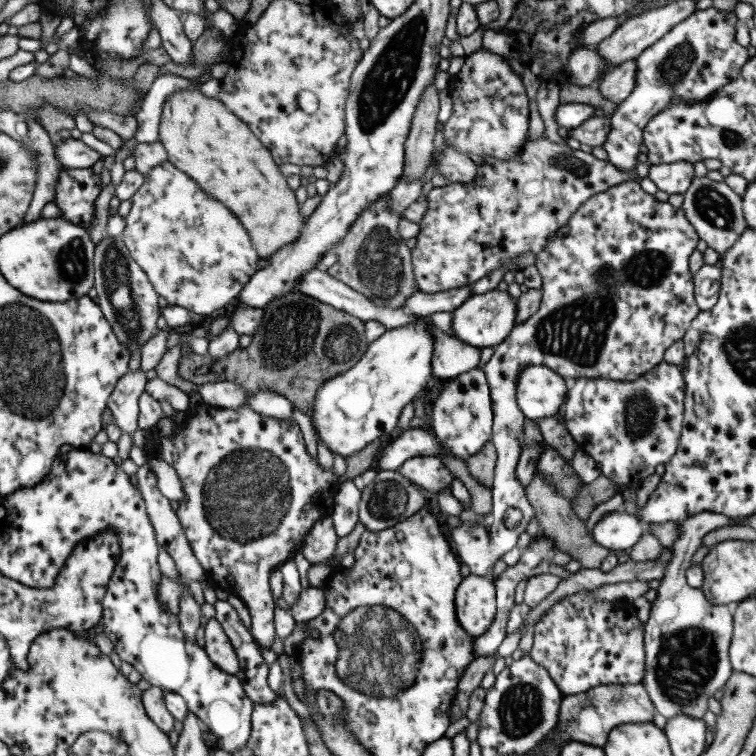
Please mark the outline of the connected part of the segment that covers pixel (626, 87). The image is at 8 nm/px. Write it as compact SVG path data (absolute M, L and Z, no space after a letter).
M630 59L616 65L597 82L597 88L609 102L616 104L626 100L636 84L636 61Z

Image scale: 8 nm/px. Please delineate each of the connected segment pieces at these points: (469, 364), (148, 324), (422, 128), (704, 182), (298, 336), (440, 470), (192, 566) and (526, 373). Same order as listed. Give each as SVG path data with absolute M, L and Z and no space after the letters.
M429 322L433 334L432 374L440 381L449 381L465 374L468 370L482 367L480 348L470 346L456 338L446 335Z
M107 234L94 247L93 265L95 266L95 284L98 306L103 317L110 323L114 334L121 345L129 348L131 354L142 348L156 330L156 321L160 318L161 309L158 298L142 267L131 257L130 251L120 236Z
M434 80L424 89L411 118L410 130L405 140L403 174L408 180L420 178L433 162L434 136L439 121L439 91Z
M695 175L690 188L684 193L681 208L699 239L706 242L707 248L713 248L719 254L719 260L715 265L720 269L722 266L720 257L725 256L726 251L734 246L748 227L743 215L742 197L738 196L724 181L716 182L706 176Z
M298 290L270 301L262 309L262 312L261 325L251 336L252 341L248 347L232 351L226 357L218 360L212 359L209 352L199 355L193 351L178 363L178 376L197 385L215 380L236 382L236 385L240 385L242 389L246 390L248 396L257 395L260 389L271 389L274 393L288 399L292 403L293 409L297 408L305 412L306 416L312 417L314 399L316 399L316 393L322 387L323 382L355 366L365 353L366 347L370 343L365 335L365 321Z
M416 456L402 464L398 472L416 483L432 499L451 484L454 473L448 470L436 456Z
M145 463L138 467L138 471L135 475L136 480L138 480L137 489L139 490L142 499L145 501L145 508L149 519L151 520L151 525L154 527L155 537L160 551L166 552L171 556L177 566L179 574L186 581L204 581L206 579L204 569L200 566L199 560L192 552L193 548L186 538L178 515L172 510L169 499L166 498L166 496L162 496L160 490L158 490L156 473L148 463Z
M546 366L526 367L516 382L516 402L529 421L559 414L567 393L565 379Z

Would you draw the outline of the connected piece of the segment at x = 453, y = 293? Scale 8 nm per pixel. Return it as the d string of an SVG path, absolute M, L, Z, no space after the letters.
M472 285L456 287L447 291L435 293L422 292L417 290L407 298L403 308L408 306L417 316L429 316L435 312L453 312L467 298L471 297Z

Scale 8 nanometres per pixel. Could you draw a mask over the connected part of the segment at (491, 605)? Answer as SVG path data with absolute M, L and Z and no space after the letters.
M470 574L463 577L456 589L456 618L470 637L484 634L495 619L497 596L494 585L486 577Z

